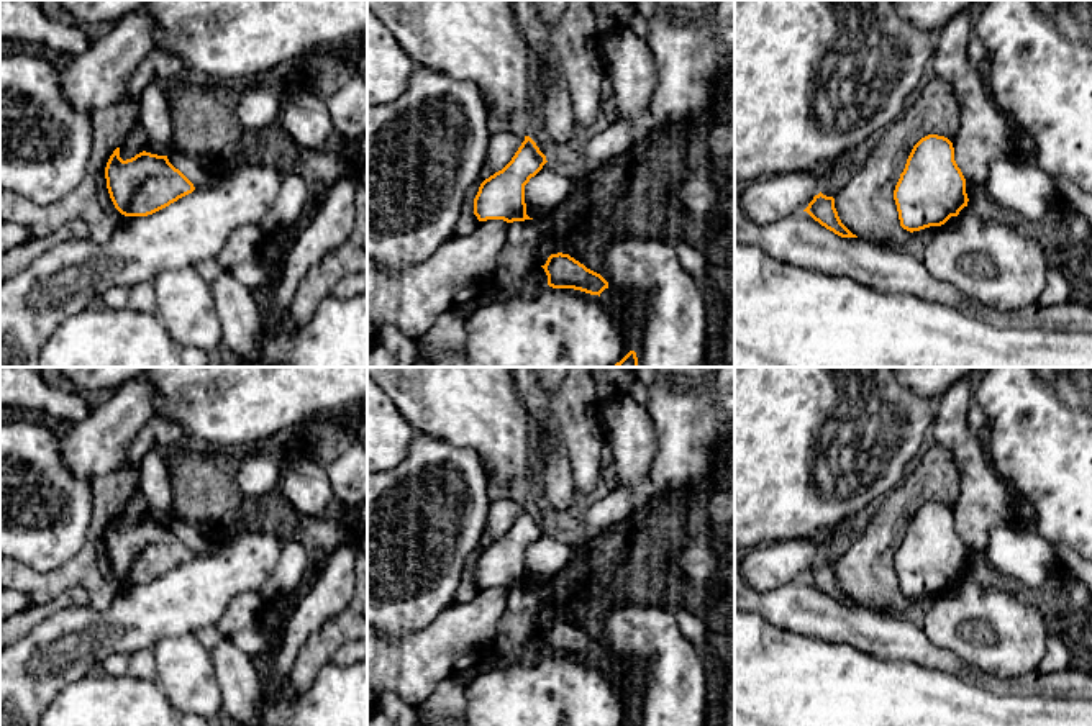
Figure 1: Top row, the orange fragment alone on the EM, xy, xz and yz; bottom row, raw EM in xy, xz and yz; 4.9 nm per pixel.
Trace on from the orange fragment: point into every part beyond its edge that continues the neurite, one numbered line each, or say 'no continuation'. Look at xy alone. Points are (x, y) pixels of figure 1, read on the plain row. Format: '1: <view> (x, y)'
no continuation

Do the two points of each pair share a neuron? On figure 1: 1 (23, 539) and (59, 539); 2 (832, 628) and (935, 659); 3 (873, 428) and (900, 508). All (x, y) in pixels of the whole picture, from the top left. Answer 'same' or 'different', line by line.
1: same
2: same
3: different

